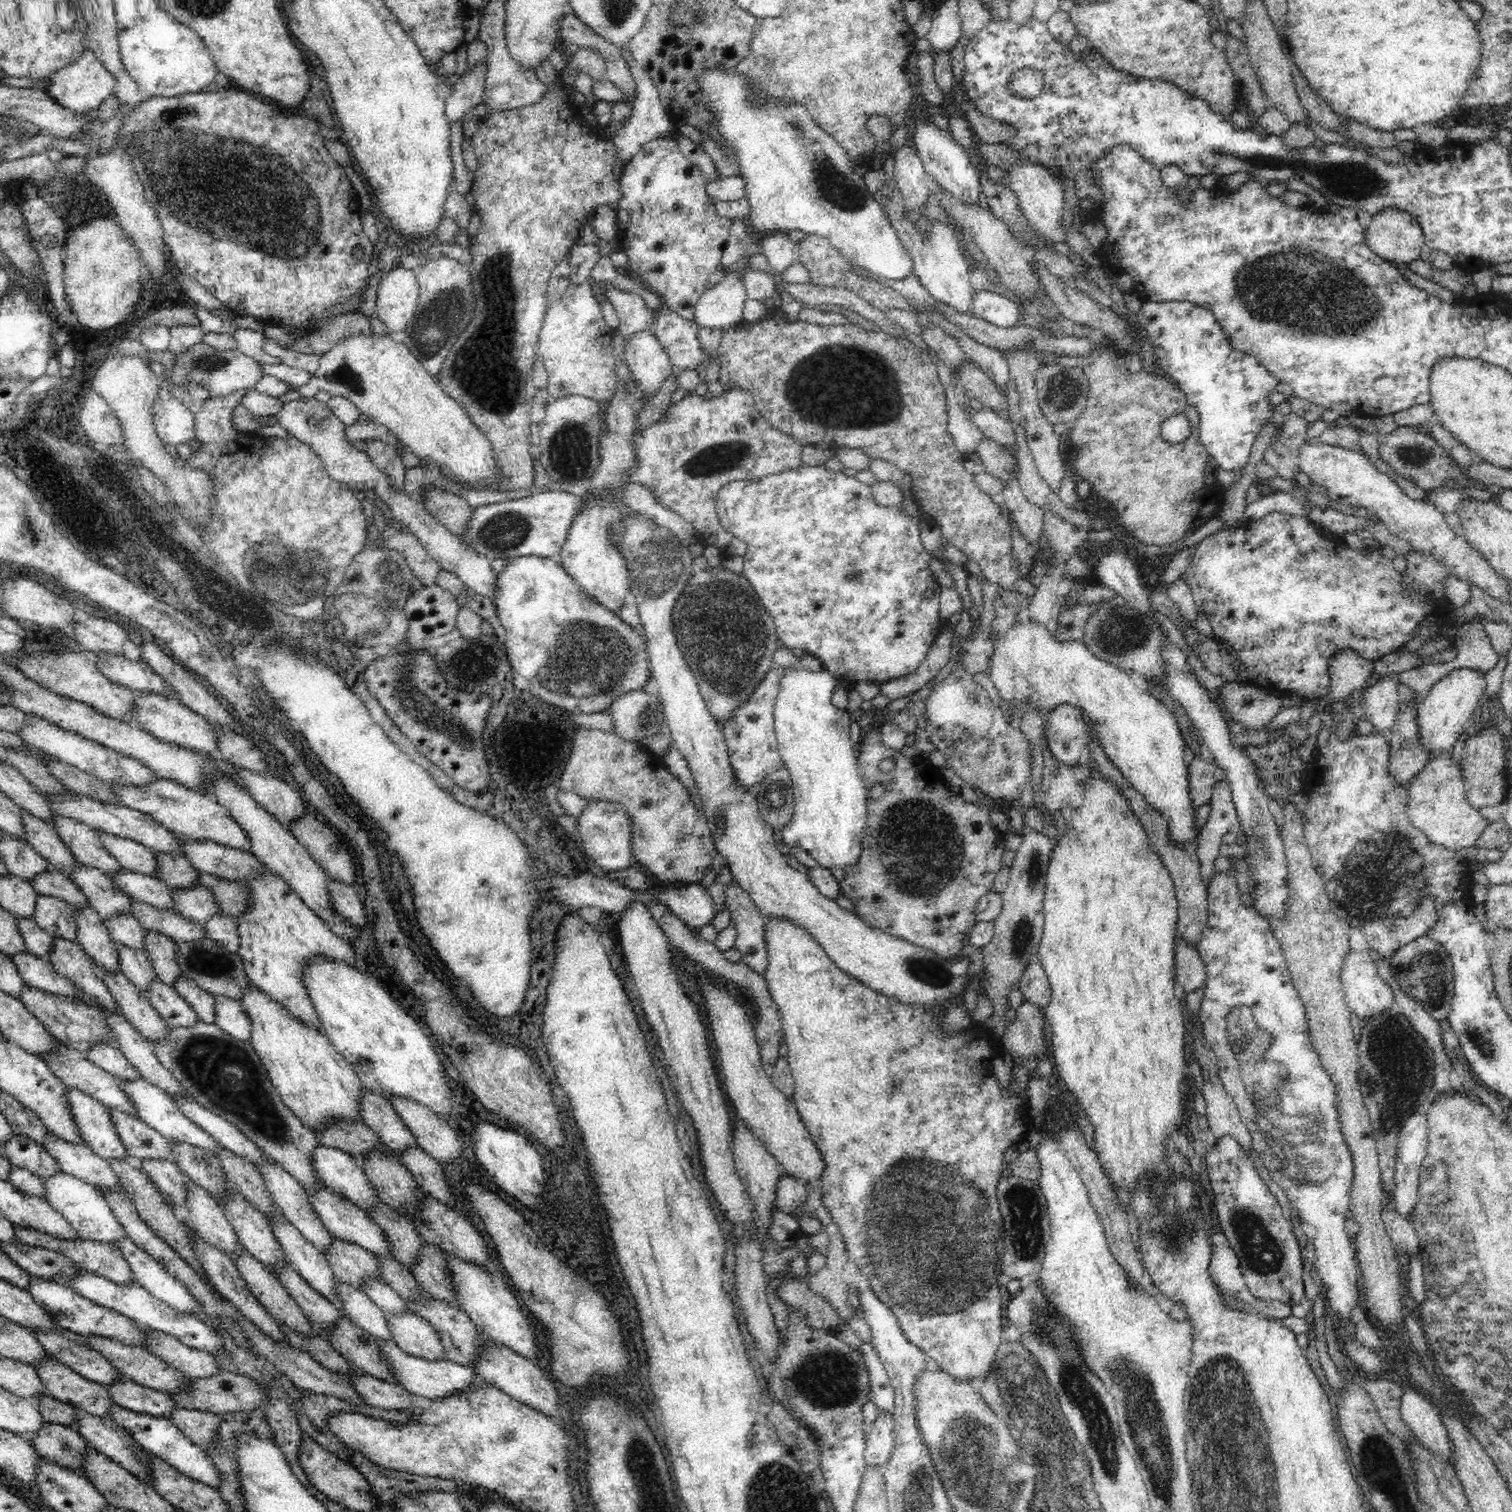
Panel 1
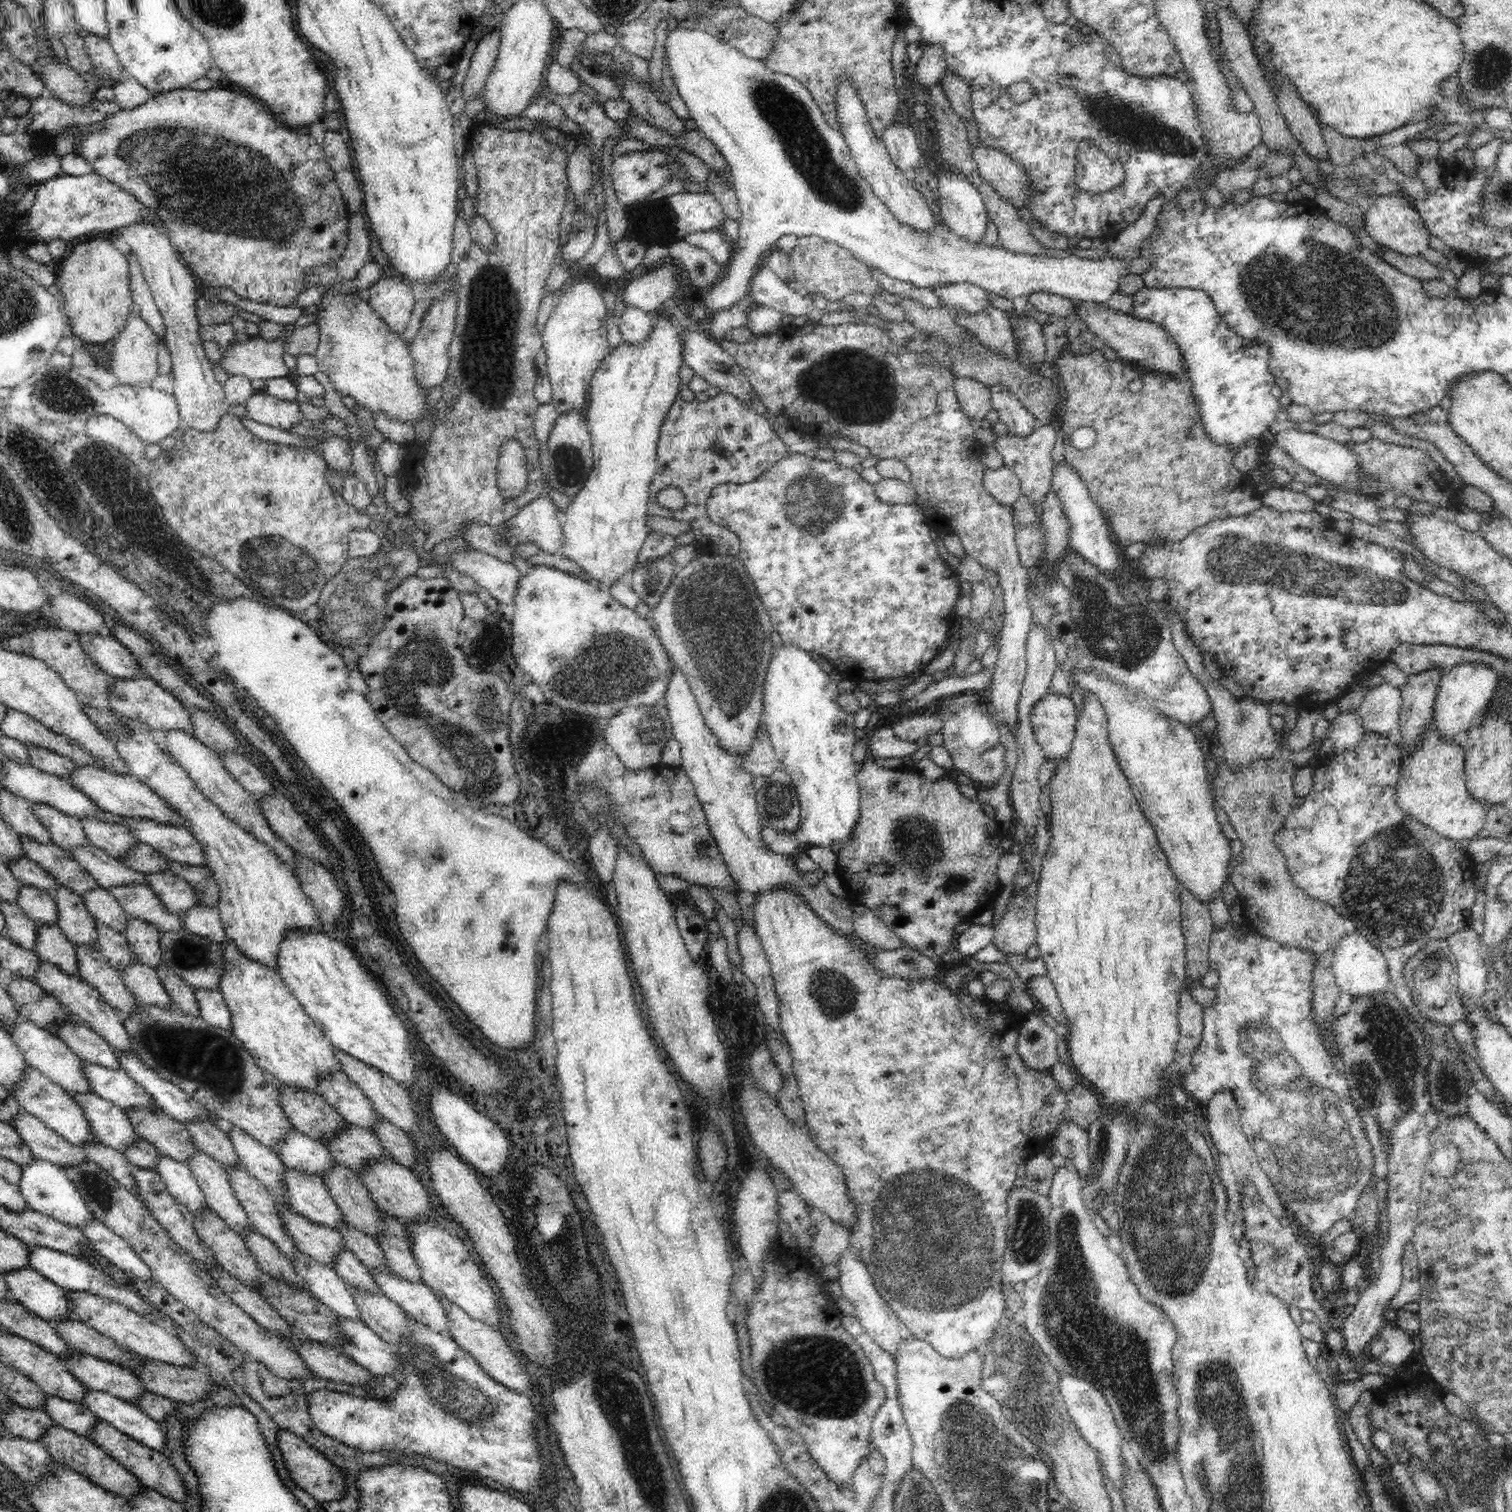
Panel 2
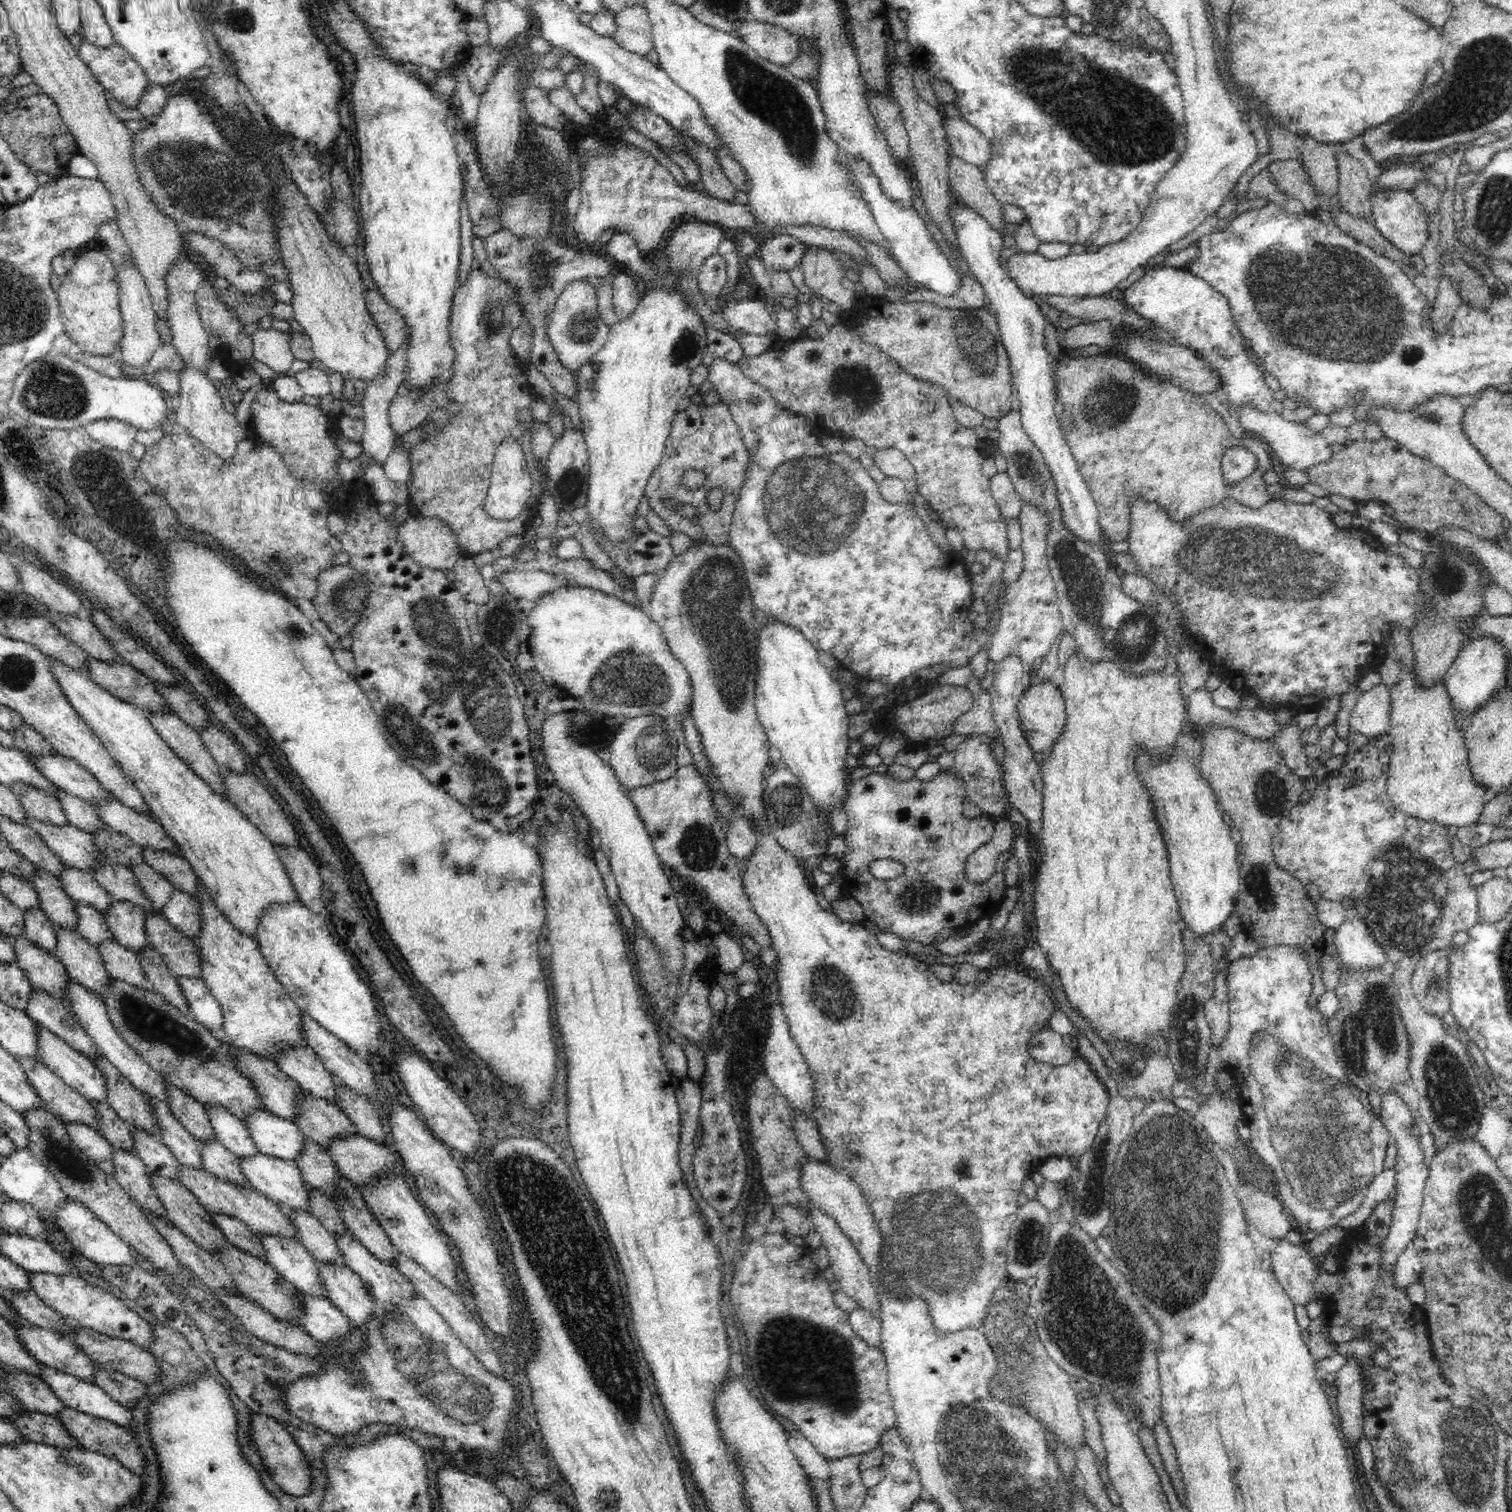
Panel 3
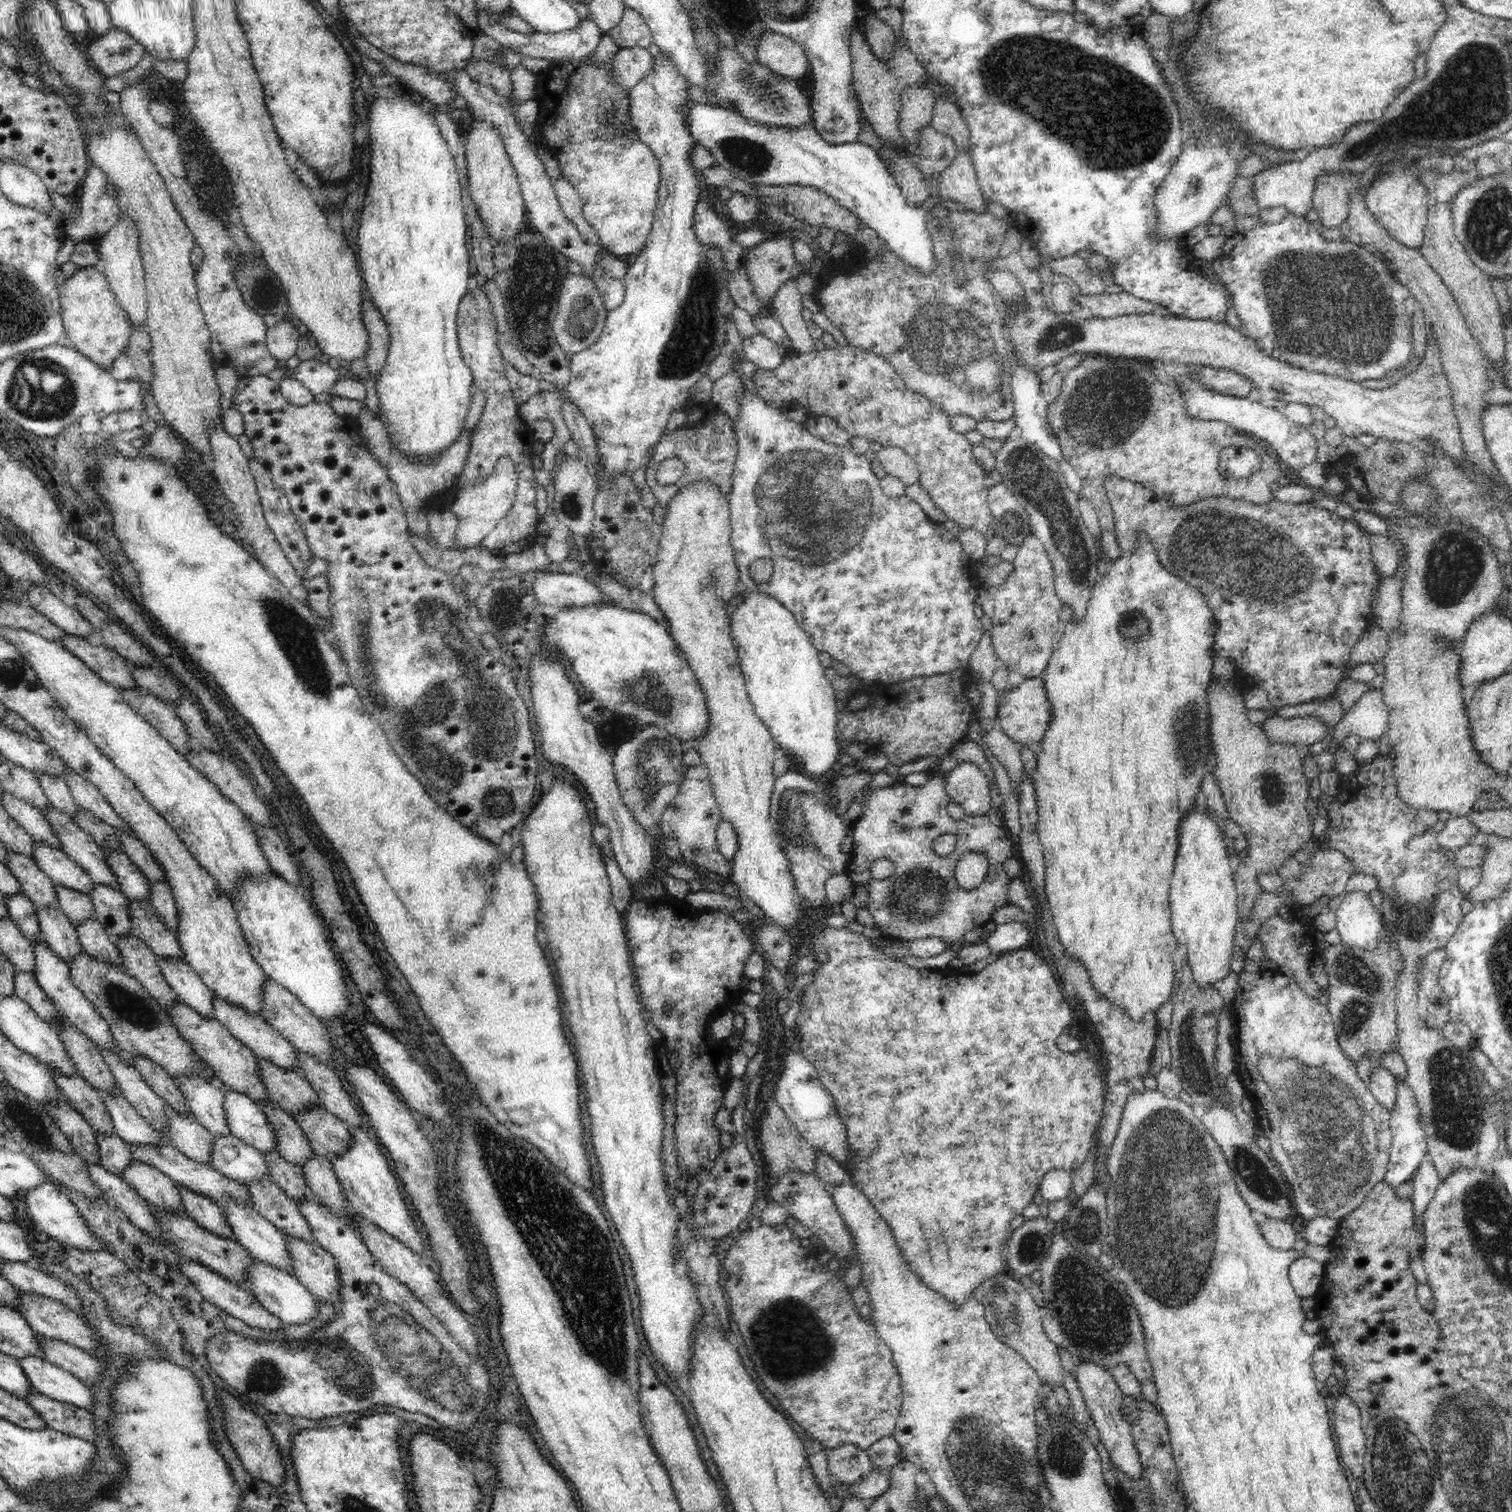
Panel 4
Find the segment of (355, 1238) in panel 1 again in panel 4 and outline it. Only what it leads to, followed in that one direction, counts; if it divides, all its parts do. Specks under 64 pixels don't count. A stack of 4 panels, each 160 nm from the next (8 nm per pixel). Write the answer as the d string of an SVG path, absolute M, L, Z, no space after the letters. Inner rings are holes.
M234 1135L214 1136L214 1146L208 1164L229 1180L246 1185L265 1179L272 1181L264 1153Z

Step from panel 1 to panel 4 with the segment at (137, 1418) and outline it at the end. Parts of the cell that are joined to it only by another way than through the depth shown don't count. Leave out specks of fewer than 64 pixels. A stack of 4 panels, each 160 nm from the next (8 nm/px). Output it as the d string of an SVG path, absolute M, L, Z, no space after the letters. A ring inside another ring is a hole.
M24 1356L18 1361L37 1392L84 1410L94 1408L94 1391L71 1372L44 1360L42 1356Z

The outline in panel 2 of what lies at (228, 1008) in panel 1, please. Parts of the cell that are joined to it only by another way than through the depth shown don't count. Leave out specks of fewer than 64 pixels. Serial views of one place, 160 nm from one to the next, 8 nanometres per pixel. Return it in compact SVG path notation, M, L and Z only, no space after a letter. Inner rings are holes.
M196 988L195 994L202 1019L208 1024L224 1030L232 1028L230 1009L226 1006L225 999L219 990Z

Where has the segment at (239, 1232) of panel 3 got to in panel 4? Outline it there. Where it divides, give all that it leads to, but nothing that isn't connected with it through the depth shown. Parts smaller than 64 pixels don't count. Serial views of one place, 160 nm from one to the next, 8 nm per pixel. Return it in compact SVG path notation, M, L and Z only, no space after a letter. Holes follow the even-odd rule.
M179 1186L182 1203L188 1216L202 1228L224 1239L236 1241L232 1226L221 1210L221 1206L202 1194L196 1194Z

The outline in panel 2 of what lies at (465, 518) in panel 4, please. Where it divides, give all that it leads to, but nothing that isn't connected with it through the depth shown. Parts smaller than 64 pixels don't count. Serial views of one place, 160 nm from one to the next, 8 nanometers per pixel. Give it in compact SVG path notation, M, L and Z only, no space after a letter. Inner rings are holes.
M506 440L496 462L496 487L511 502L526 492L527 478L523 448L517 440Z

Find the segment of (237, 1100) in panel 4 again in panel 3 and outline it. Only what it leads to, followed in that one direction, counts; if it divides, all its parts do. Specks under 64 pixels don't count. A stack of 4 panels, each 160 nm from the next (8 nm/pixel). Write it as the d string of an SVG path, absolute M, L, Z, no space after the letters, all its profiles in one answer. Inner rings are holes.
M264 1107L252 1110L242 1122L262 1154L294 1161L304 1150L307 1138L298 1125L266 1111Z

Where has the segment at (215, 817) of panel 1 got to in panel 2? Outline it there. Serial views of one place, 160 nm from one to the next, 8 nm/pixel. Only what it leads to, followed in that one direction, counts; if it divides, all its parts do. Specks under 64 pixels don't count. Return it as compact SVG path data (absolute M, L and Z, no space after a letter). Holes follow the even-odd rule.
M82 766L78 767L67 780L78 791L84 792L86 796L90 797L100 809L112 812L117 815L131 816L132 818L143 818L144 820L153 820L160 824L171 824L172 826L180 826L182 819L180 813L174 811L170 807L168 801L162 799L154 789L146 784L143 784L136 776L132 774L124 774L124 776L117 776L108 770L102 770L98 767Z

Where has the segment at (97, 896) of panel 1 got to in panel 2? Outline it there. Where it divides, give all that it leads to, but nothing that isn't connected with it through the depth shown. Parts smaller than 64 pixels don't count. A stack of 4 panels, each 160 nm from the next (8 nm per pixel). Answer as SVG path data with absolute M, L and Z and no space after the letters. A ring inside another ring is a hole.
M21 837L21 842L26 858L47 870L60 884L72 889L76 894L84 896L88 890L98 888L98 882L68 850L53 843L42 844L24 837Z

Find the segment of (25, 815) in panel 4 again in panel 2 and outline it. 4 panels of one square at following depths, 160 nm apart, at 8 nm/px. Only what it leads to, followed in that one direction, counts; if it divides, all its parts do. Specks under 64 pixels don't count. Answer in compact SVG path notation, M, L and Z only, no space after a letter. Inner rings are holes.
M92 844L80 849L68 849L68 852L71 852L72 857L103 888L126 886L126 884L146 884L149 886L144 873L128 868L124 863L110 857Z

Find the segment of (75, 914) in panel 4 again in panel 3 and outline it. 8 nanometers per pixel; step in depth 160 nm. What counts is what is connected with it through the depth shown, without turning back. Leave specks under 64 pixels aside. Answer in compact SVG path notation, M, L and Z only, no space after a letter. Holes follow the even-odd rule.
M74 901L74 909L78 913L77 931L90 944L98 947L106 940L110 942L115 940L103 912L93 906L88 906L85 902Z

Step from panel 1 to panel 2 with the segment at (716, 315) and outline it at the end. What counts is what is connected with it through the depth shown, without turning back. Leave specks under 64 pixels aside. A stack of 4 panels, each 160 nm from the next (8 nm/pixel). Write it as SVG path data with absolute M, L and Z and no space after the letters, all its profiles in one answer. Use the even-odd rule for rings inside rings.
M676 27L667 35L664 50L674 84L688 106L697 130L715 144L730 167L741 209L738 246L727 264L726 274L697 298L708 313L722 312L736 304L743 304L746 294L749 294L750 278L757 272L764 257L782 236L790 234L797 238L812 236L833 241L849 251L854 259L872 269L878 269L890 279L919 288L932 288L939 281L968 283L1010 300L1018 296L1047 292L1075 301L1102 303L1119 290L1120 279L1130 274L1130 266L1126 266L1123 261L1125 259L1102 256L1094 261L1074 255L1068 258L1048 258L1015 254L1001 246L986 246L984 242L971 244L954 235L941 222L937 222L932 233L910 229L898 223L886 205L874 194L869 182L859 173L842 133L826 122L810 91L796 79L768 70L761 60L746 56L731 44L701 30Z

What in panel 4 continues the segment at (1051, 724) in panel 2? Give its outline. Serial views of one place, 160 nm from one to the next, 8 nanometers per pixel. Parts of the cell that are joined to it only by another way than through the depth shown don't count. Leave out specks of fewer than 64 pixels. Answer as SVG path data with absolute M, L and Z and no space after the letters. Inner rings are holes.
M1034 677L1033 679L1025 679L1008 692L1004 690L1004 694L1000 698L997 720L1000 721L1003 737L1026 745L1032 744L1032 742L1042 742L1052 721L1052 716L1052 706L1048 701L1044 679Z

